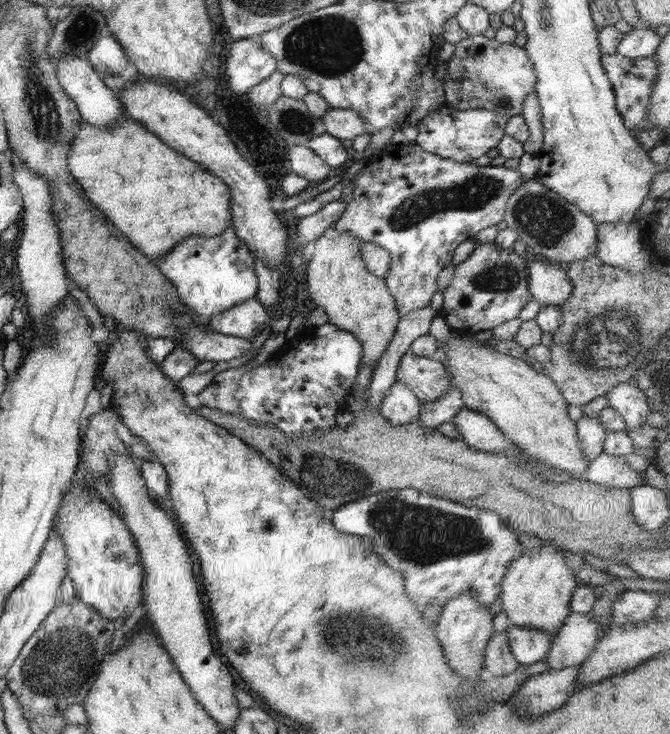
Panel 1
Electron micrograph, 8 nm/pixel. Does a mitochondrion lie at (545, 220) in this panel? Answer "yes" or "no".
yes

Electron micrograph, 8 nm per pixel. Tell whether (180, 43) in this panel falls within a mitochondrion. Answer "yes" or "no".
no

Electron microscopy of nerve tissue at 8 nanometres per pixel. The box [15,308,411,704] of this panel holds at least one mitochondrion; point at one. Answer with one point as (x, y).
(47, 668)

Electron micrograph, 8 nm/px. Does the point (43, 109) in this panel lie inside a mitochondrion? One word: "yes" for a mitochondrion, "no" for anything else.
yes

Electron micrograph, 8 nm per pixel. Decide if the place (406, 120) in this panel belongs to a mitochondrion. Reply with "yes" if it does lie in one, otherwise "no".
no

